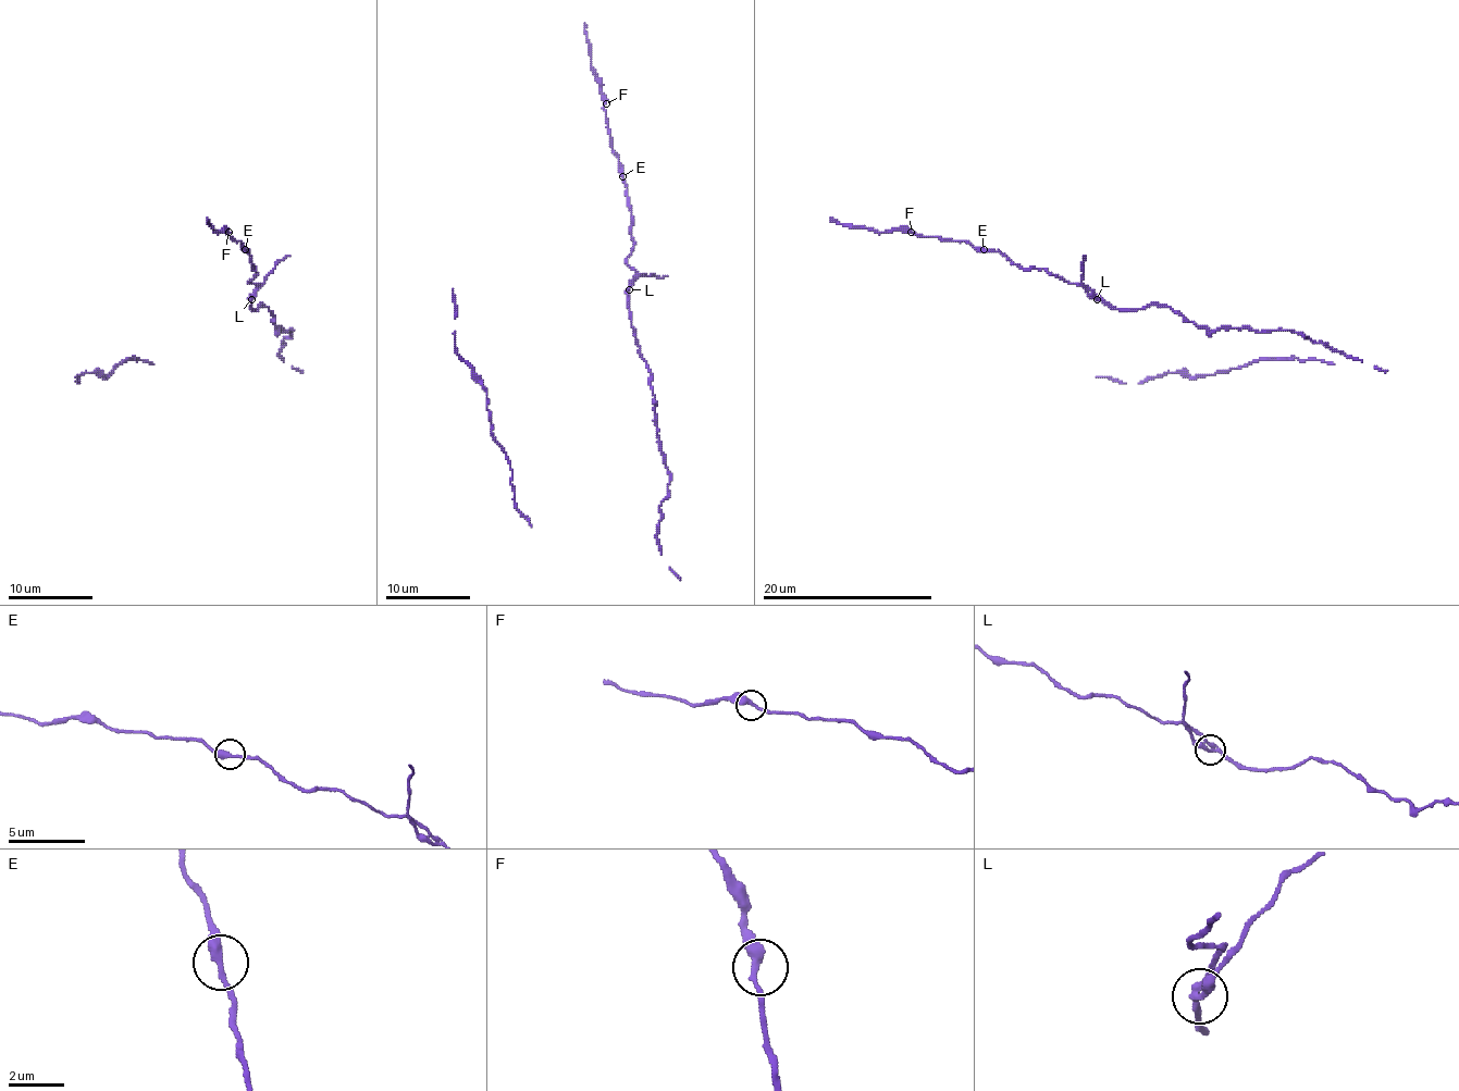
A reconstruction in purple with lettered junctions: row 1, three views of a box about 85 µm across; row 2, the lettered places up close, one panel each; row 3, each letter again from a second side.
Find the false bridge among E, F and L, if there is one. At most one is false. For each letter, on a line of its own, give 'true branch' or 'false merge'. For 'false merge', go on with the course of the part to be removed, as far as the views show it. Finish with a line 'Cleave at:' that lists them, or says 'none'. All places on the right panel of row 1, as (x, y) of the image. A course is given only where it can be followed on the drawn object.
E: true branch
F: true branch
L: false merge | (1096, 298), (1087, 292), (1082, 277), (1084, 256)
Cleave at: L

